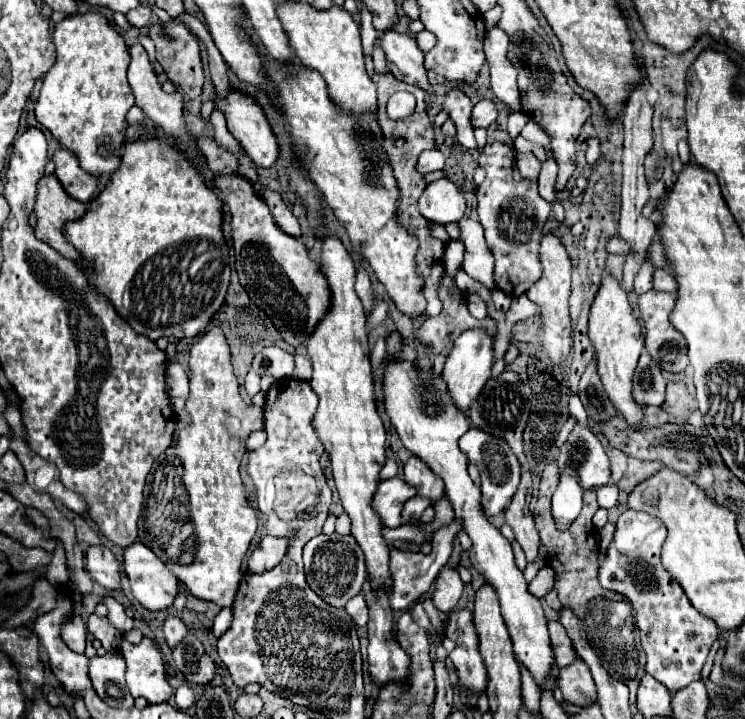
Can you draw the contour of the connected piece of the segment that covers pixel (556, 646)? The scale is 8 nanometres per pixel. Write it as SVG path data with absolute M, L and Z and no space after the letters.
M549 621L549 635L551 635L551 645L553 645L553 651L555 651L555 663L557 667L567 667L571 665L577 655L573 651L573 643L567 635L567 631L563 629L563 625L559 621Z

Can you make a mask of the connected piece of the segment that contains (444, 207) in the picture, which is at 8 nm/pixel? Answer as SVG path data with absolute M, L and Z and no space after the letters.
M449 179L429 183L419 199L419 209L423 211L423 215L439 225L461 221L465 207L467 205L463 193Z

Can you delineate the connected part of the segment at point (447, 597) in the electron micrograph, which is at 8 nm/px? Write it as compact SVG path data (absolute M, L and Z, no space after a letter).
M441 567L435 579L435 593L433 603L441 611L451 611L463 593L463 581L455 567Z

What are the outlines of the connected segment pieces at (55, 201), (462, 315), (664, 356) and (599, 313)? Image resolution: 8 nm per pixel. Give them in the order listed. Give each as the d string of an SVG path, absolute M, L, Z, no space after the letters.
M43 175L43 179L39 181L35 213L37 213L37 227L35 227L37 239L51 245L63 257L83 263L87 267L83 255L79 255L79 251L63 237L65 223L81 219L87 213L87 205L69 197L63 191L61 183L55 179L55 175Z
M445 275L441 287L439 287L439 297L443 299L443 311L437 317L429 317L423 321L419 329L419 337L425 347L429 347L433 353L431 357L439 355L443 349L451 349L451 341L459 337L465 329L471 327L487 327L489 331L497 331L497 323L491 317L485 319L475 319L467 311L467 301L461 291L455 291L455 295L449 295L447 287L453 279Z
M647 291L645 295L639 297L639 313L645 325L645 347L651 353L651 357L659 363L659 367L667 373L683 373L685 367L689 365L687 359L687 343L685 337L675 331L675 327L669 321L669 315L675 307L675 295L671 293L659 293L659 291Z
M603 275L601 289L593 301L591 315L589 315L589 337L595 345L597 369L599 369L607 397L611 399L613 407L625 417L631 429L641 429L643 407L635 403L631 391L633 391L633 371L643 351L643 331L641 331L641 323L633 315L633 307L627 293L611 275Z

